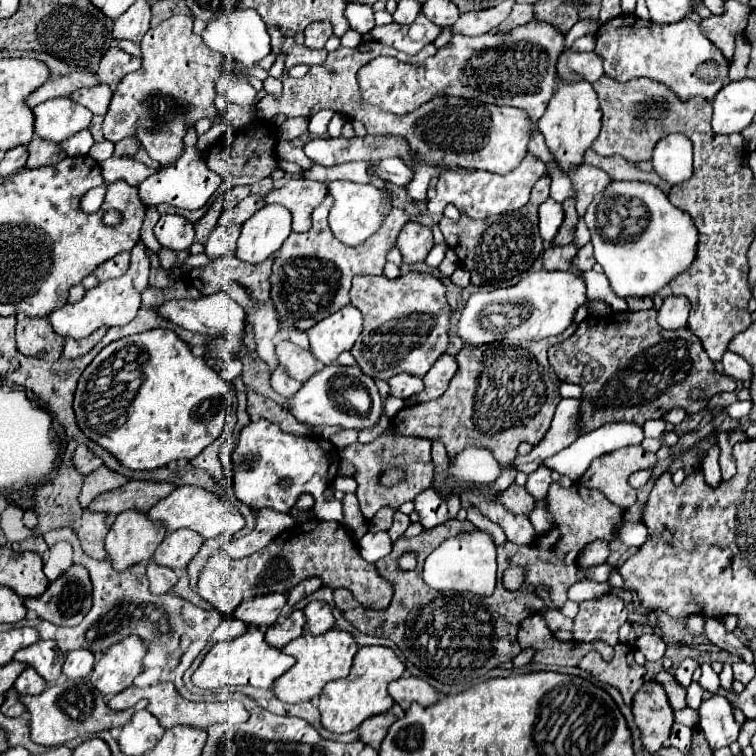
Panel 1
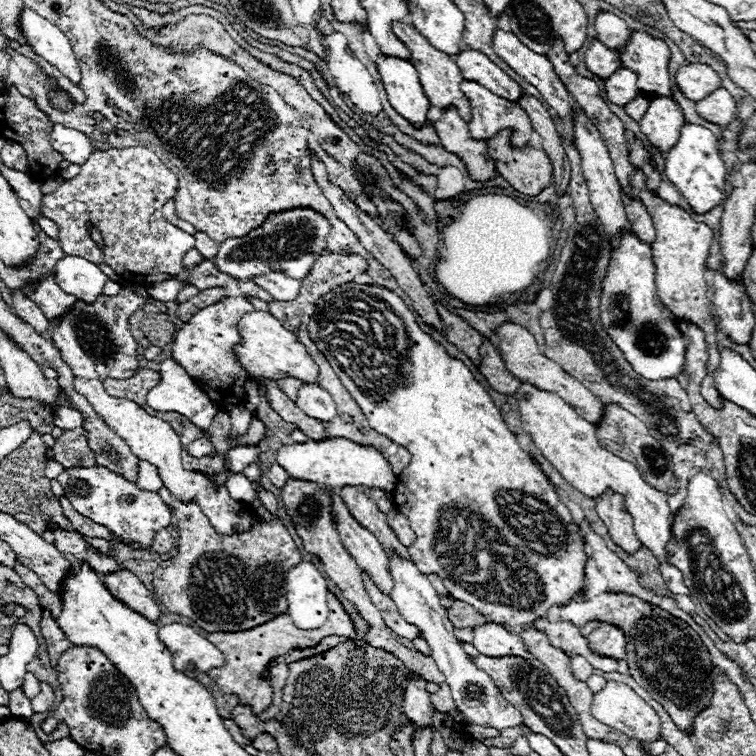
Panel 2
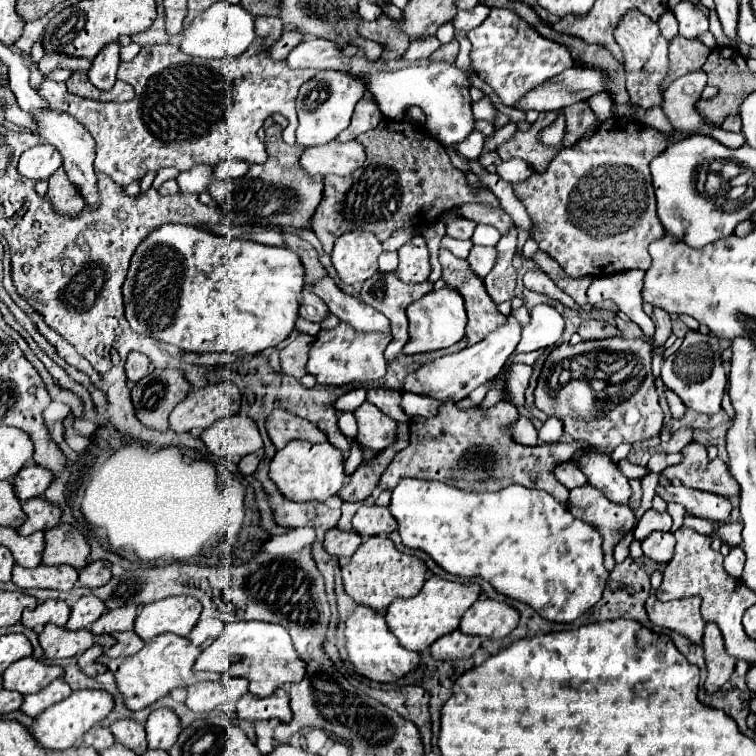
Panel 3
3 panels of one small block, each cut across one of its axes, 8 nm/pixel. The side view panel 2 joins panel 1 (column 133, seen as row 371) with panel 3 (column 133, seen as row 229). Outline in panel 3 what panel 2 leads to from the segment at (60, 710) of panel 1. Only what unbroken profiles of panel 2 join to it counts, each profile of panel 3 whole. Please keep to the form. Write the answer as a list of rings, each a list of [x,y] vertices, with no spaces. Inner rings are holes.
[[[166,632],[166,634],[152,638],[134,656],[126,656],[126,658],[102,656],[100,662],[116,674],[116,684],[118,684],[118,690],[124,694],[124,704],[130,710],[142,710],[142,708],[154,704],[158,698],[166,696],[172,688],[192,686],[200,680],[220,680],[222,676],[218,672],[194,672],[192,666],[194,666],[196,658],[200,656],[200,652],[202,652],[202,648],[192,646],[190,638],[182,638],[178,634]]]

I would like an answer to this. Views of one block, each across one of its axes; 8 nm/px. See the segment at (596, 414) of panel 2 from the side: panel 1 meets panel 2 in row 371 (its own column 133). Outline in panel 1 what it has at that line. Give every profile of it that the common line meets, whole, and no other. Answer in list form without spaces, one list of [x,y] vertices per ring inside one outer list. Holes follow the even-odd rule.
[[[126,510],[116,516],[106,536],[108,558],[116,570],[126,570],[146,558],[152,558],[154,550],[164,540],[166,526],[146,516],[148,514],[140,510]]]

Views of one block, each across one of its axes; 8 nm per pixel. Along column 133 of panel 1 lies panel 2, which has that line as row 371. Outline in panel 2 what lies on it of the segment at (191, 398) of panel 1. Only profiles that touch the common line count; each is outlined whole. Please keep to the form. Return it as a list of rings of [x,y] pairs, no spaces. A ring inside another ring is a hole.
[[[354,282],[342,284],[342,286],[334,288],[332,292],[328,292],[326,296],[322,296],[318,300],[318,306],[314,310],[314,316],[310,318],[308,330],[310,330],[310,338],[318,344],[320,352],[330,360],[334,372],[338,374],[338,378],[342,380],[346,390],[352,394],[352,398],[362,408],[370,426],[378,434],[392,440],[394,444],[400,444],[400,446],[408,448],[408,452],[412,456],[410,464],[398,476],[398,482],[396,482],[396,488],[394,488],[394,496],[396,496],[394,504],[410,520],[410,526],[416,532],[416,540],[414,540],[414,544],[408,546],[408,552],[410,552],[412,560],[416,562],[416,566],[422,572],[438,574],[442,578],[444,586],[448,588],[448,592],[452,594],[452,598],[472,604],[490,622],[498,622],[498,624],[506,622],[510,626],[532,624],[538,616],[544,618],[552,606],[566,606],[576,596],[582,596],[582,592],[584,592],[584,570],[586,570],[588,554],[584,552],[584,538],[580,534],[578,524],[572,520],[570,510],[560,500],[560,496],[552,488],[546,474],[520,448],[520,444],[516,442],[516,436],[506,426],[500,410],[494,406],[490,394],[482,388],[482,384],[478,384],[474,380],[472,372],[460,360],[450,358],[446,354],[446,350],[430,338],[430,334],[420,330],[412,310],[404,304],[404,300],[398,294],[394,294],[388,288],[378,288],[378,286],[366,286],[366,284],[354,284]]]

